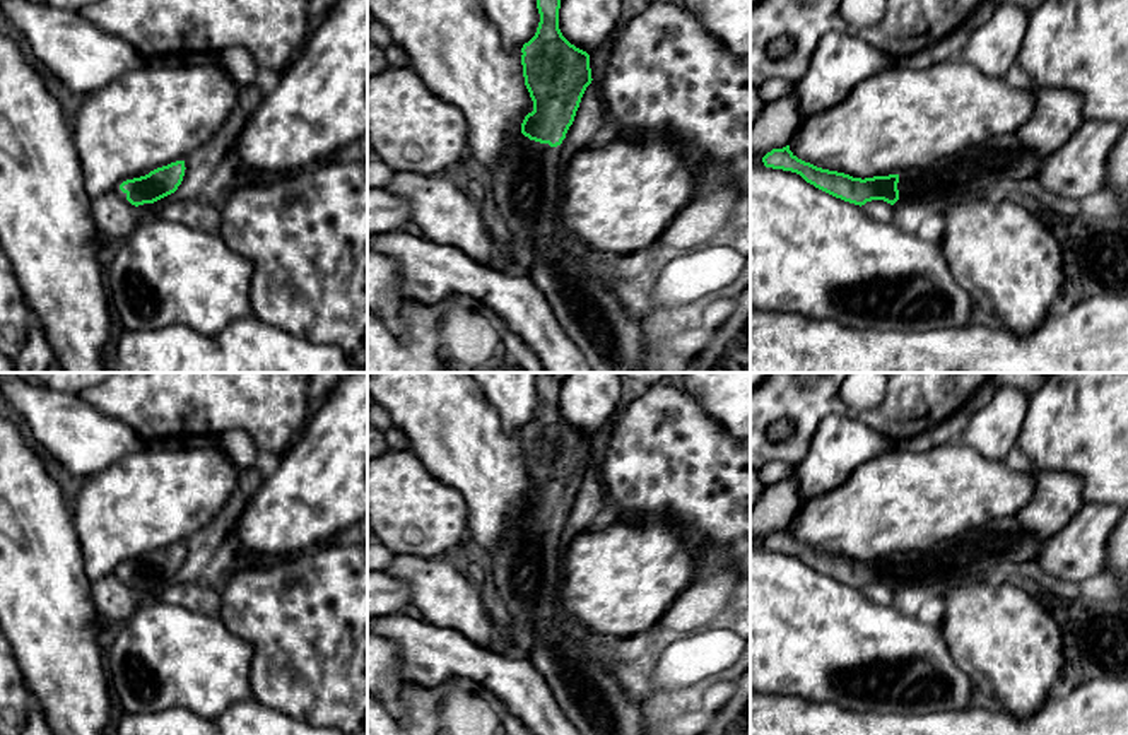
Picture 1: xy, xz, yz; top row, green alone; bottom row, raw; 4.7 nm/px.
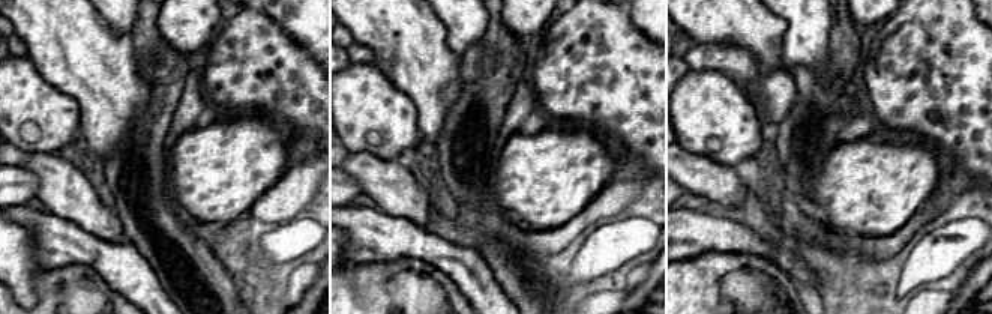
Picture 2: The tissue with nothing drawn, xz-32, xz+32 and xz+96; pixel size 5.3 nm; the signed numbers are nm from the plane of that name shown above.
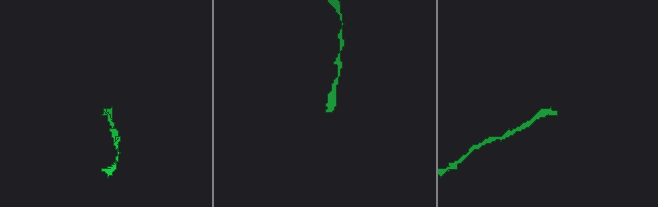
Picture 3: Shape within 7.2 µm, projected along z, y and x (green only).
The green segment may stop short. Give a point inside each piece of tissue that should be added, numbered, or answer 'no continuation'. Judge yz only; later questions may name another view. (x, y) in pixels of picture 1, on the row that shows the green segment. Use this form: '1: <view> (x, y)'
1: yz (971, 173)

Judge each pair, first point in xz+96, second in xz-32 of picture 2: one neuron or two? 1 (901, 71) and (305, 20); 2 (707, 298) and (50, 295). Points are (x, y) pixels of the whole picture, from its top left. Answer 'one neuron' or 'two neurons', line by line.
1: two neurons
2: one neuron

